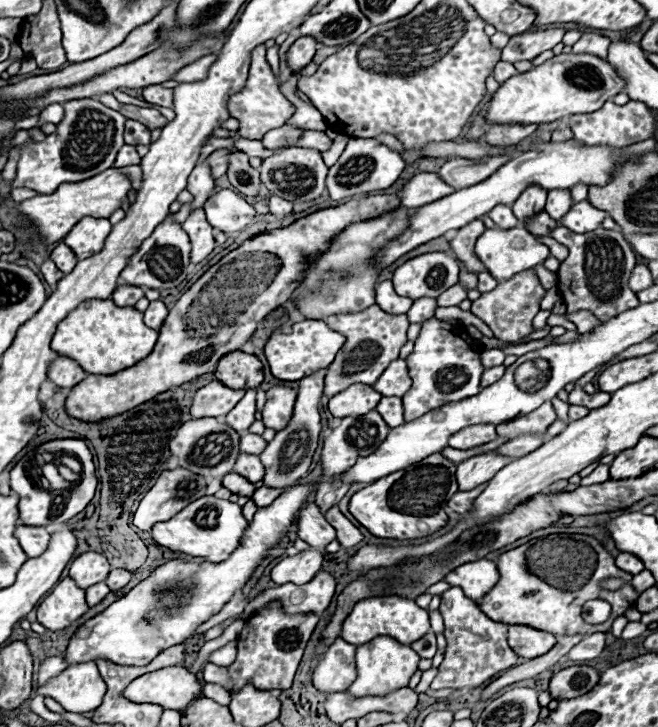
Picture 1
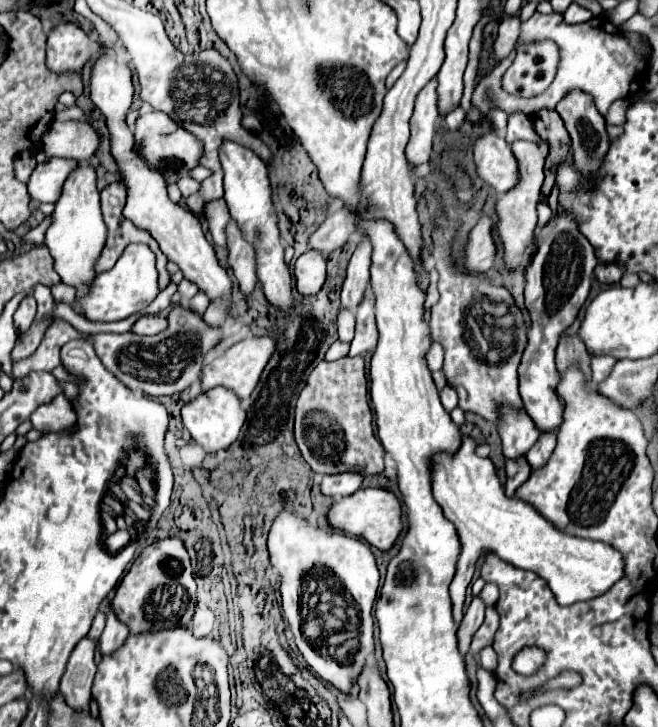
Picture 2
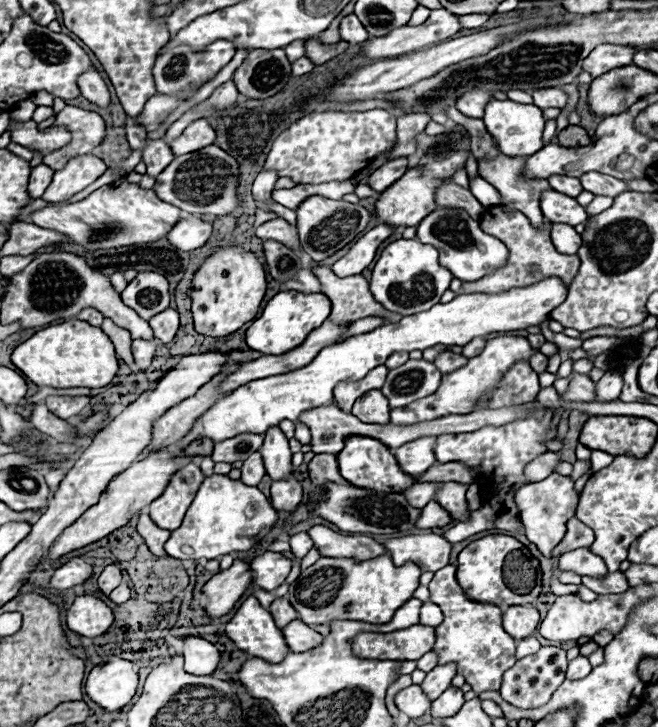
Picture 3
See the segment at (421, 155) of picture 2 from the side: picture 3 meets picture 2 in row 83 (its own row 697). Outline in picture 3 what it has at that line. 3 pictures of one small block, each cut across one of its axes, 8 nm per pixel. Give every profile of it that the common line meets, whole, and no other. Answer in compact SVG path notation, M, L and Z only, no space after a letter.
M454 662L442 664L442 666L436 666L432 672L428 672L426 680L420 686L422 690L426 690L426 696L434 700L438 698L438 694L442 694L442 690L446 690L446 686L452 684L452 678L456 674L458 674L458 666Z

